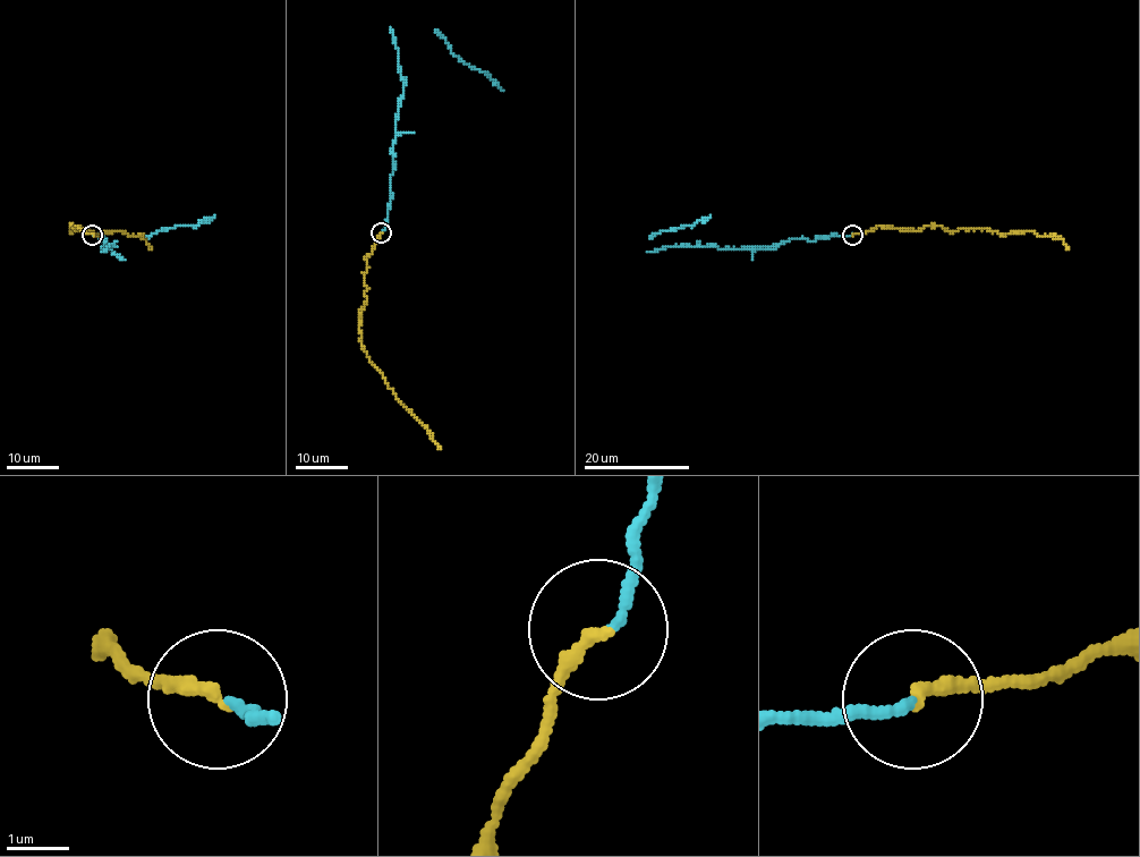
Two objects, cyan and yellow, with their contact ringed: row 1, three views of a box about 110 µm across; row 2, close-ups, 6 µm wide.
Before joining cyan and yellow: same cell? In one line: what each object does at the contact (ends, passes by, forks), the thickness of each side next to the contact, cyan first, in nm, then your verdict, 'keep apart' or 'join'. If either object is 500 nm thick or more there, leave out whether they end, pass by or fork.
cyan ends there; yellow ends there; 160 nm thick on the cyan side, 220 nm on the other; join

